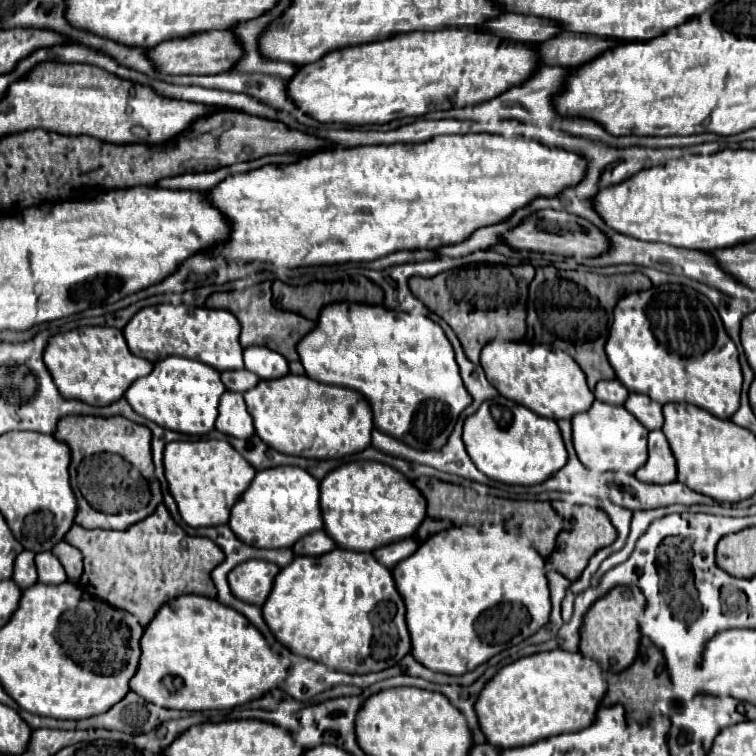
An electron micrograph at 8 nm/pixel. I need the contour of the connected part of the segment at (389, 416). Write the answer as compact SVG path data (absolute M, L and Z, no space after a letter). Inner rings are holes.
M327 304L315 328L297 344L297 354L307 376L357 390L371 404L377 430L419 450L443 448L457 416L473 400L459 376L449 338L427 316L401 320L385 306Z

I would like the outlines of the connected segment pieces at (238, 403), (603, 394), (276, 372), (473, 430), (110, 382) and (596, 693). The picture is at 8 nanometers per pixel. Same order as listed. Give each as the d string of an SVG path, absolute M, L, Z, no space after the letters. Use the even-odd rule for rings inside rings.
M225 392L219 402L219 418L217 418L217 430L235 438L251 438L253 432L253 420L247 412L243 394L237 392Z
M617 378L613 380L603 380L597 384L595 388L595 398L601 400L601 402L607 402L607 404L617 404L621 406L625 400L627 400L629 392L627 388L623 388L623 384L619 384Z
M251 346L243 350L243 356L245 356L245 368L255 372L261 380L275 380L289 374L287 360L269 348Z
M501 394L485 400L475 414L465 418L463 442L473 464L485 476L503 484L541 484L567 462L567 450L555 420L537 416L529 408Z
M83 326L51 336L43 360L63 398L79 398L91 406L107 406L121 400L125 390L153 368L151 362L131 354L121 330L105 326Z
M551 650L519 658L501 668L483 688L475 708L487 740L501 748L513 748L533 744L547 736L587 728L593 722L605 692L607 682L595 662L585 660L581 654Z

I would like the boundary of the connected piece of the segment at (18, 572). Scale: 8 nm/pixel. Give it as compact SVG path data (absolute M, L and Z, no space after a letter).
M23 550L17 560L15 560L15 574L13 580L21 586L21 588L29 588L37 582L37 568L35 568L35 554L29 550Z

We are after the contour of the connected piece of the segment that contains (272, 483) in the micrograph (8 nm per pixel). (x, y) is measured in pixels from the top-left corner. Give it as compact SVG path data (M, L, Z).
M275 466L257 472L231 510L231 530L257 548L287 548L309 532L323 528L319 508L319 480L299 466Z

